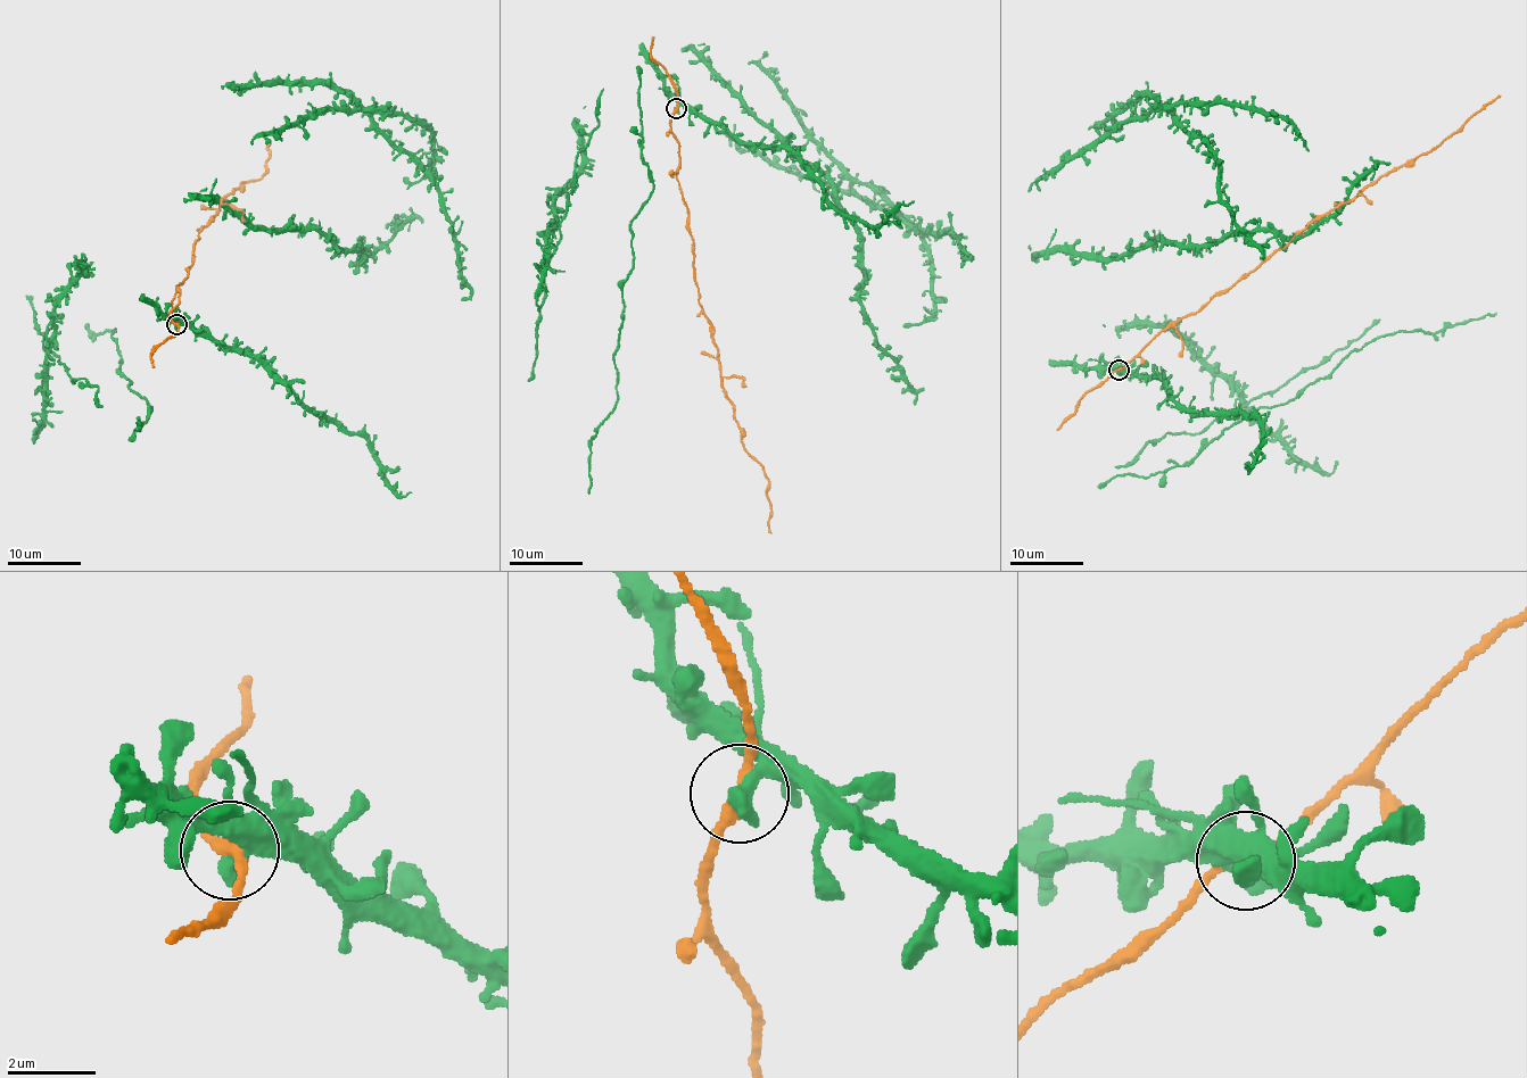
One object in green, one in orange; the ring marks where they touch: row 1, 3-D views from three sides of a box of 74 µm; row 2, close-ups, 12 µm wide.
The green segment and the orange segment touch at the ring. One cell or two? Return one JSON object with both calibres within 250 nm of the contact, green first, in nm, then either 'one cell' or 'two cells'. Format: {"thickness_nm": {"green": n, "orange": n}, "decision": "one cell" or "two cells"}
{"thickness_nm": {"green": 550, "orange": 280}, "decision": "one cell"}

